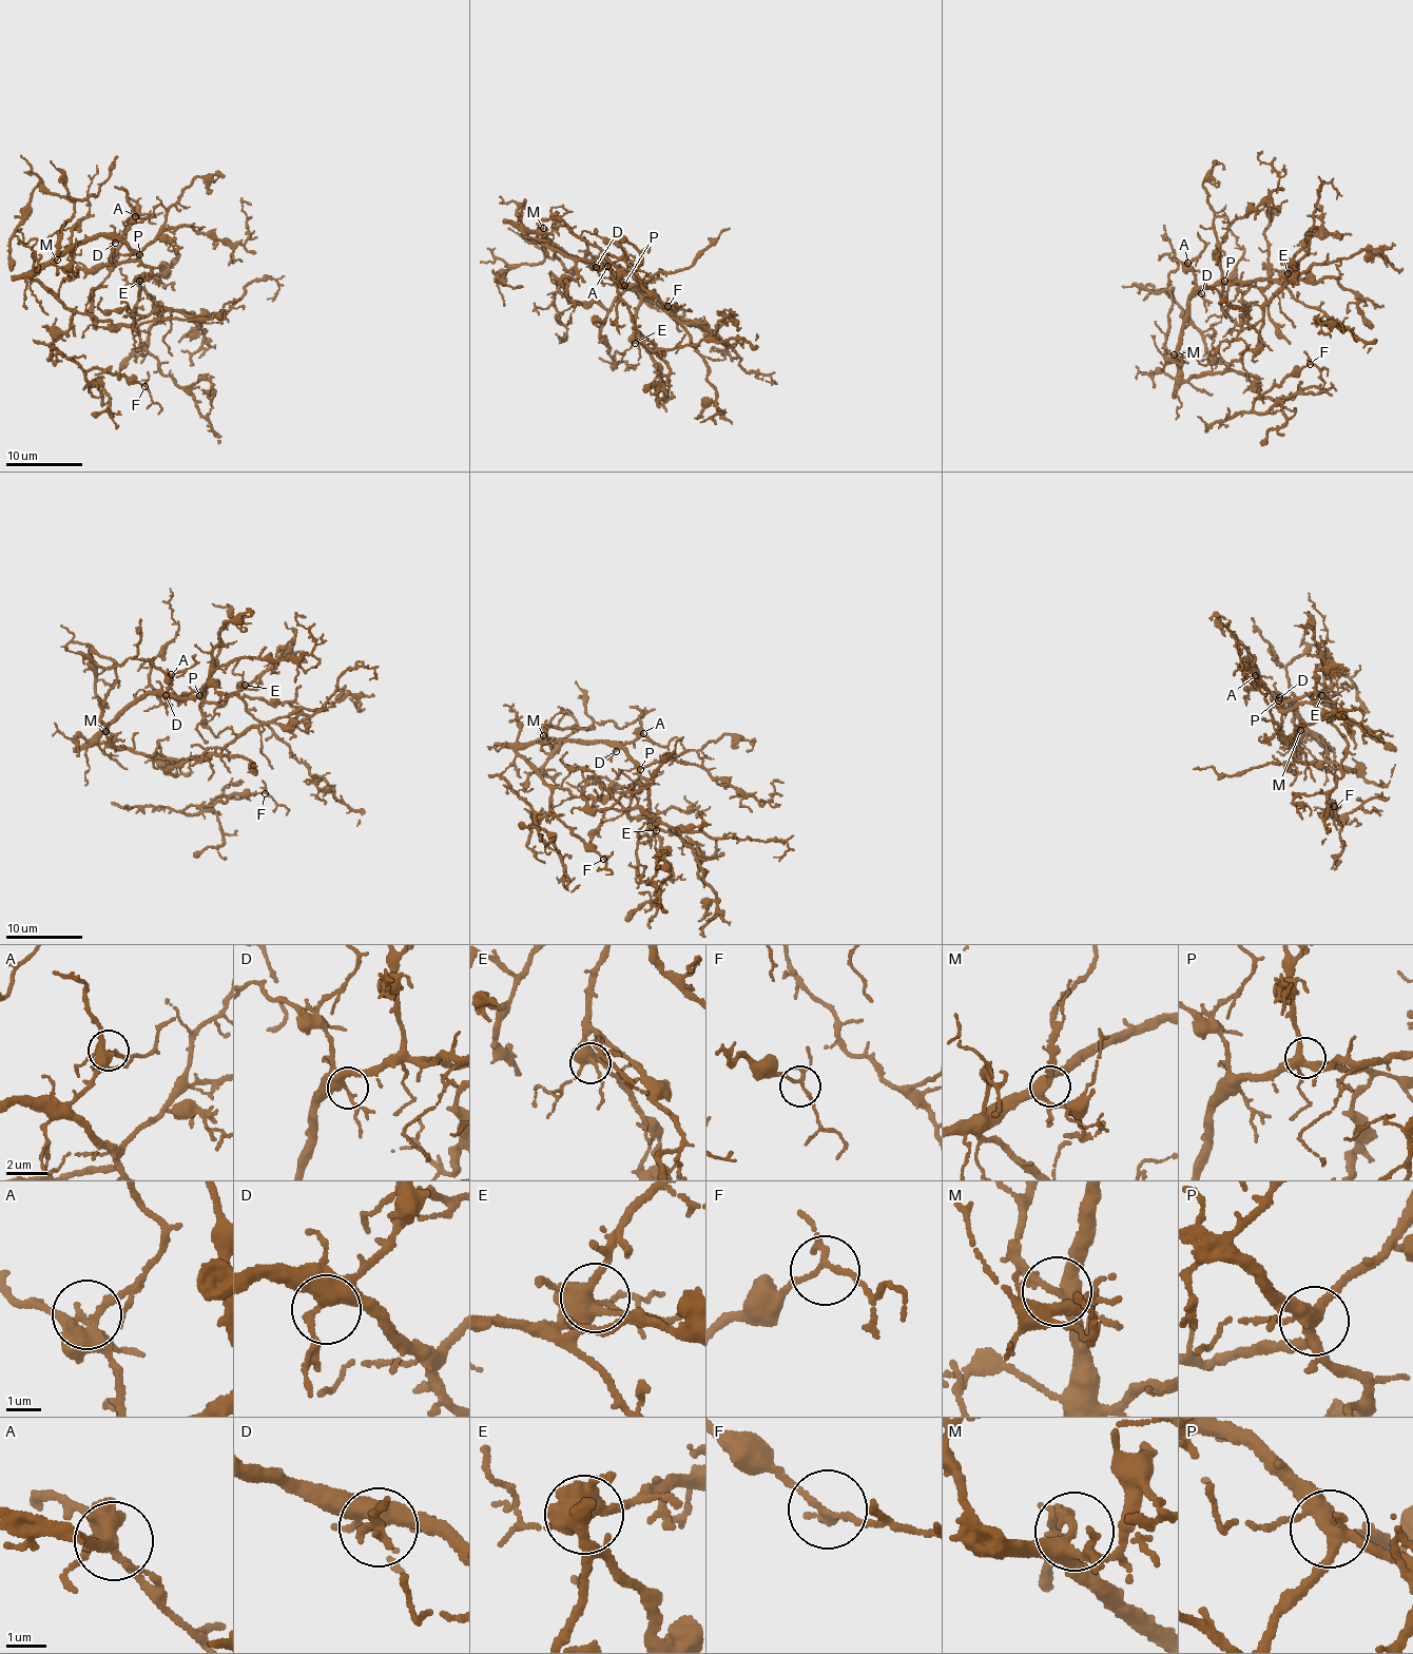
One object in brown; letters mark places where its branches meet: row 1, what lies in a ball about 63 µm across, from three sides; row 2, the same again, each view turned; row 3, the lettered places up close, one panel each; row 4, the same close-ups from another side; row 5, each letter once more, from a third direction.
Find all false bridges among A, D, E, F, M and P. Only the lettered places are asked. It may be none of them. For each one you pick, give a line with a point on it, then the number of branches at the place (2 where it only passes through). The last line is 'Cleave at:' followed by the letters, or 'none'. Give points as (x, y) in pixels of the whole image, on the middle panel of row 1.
Cleave at: none

